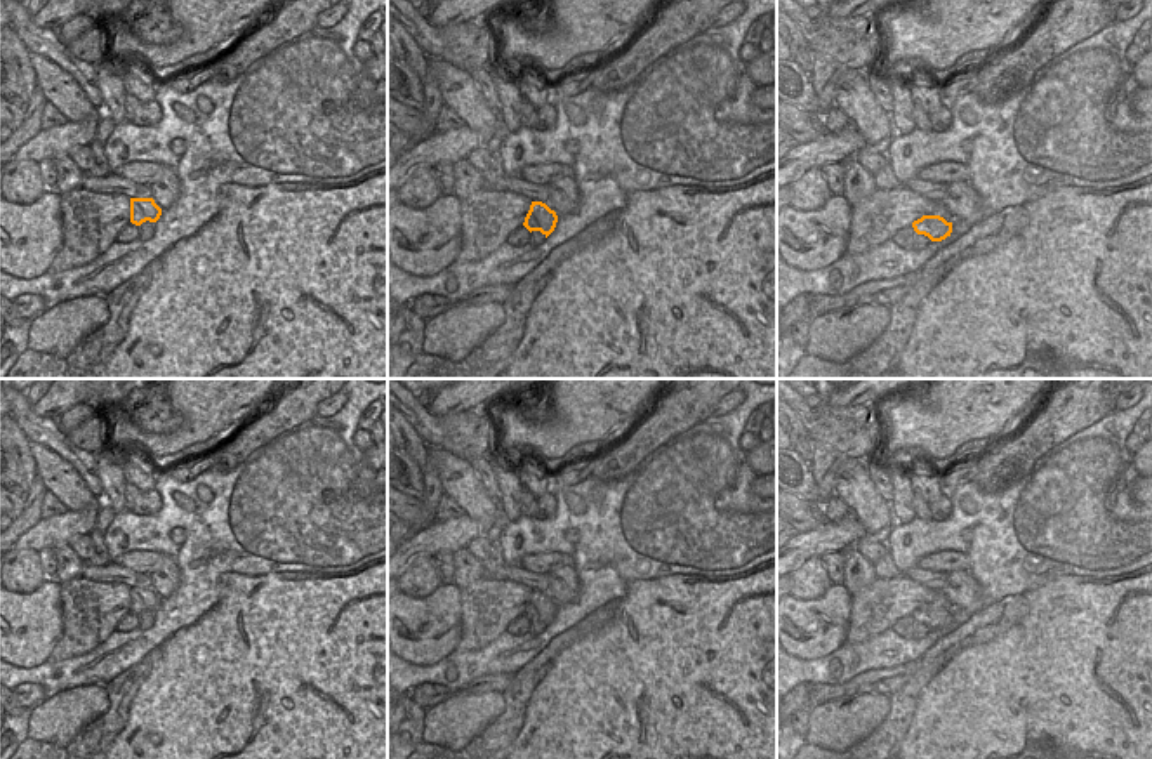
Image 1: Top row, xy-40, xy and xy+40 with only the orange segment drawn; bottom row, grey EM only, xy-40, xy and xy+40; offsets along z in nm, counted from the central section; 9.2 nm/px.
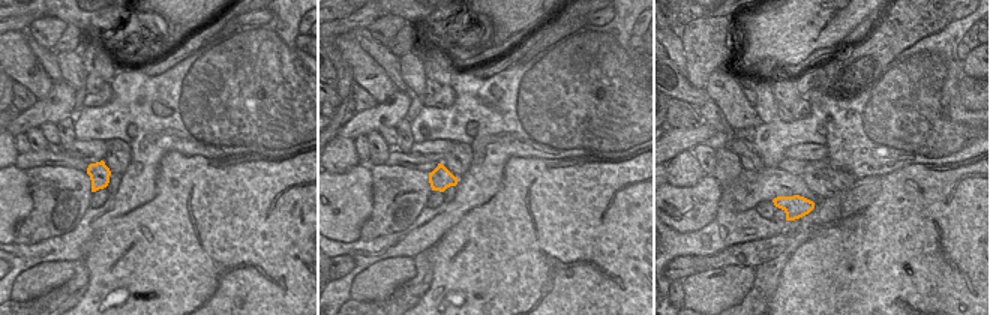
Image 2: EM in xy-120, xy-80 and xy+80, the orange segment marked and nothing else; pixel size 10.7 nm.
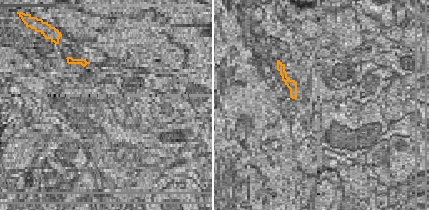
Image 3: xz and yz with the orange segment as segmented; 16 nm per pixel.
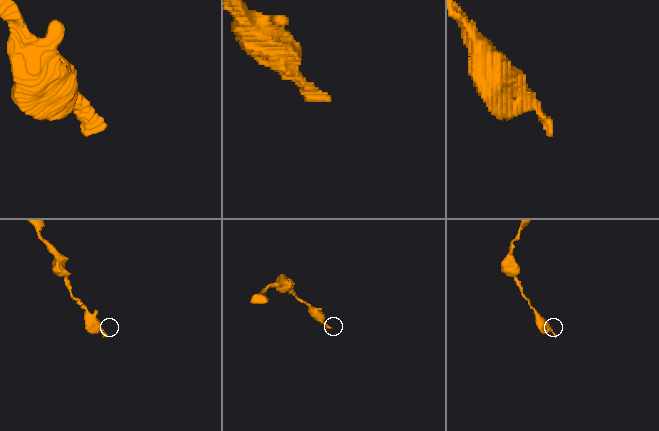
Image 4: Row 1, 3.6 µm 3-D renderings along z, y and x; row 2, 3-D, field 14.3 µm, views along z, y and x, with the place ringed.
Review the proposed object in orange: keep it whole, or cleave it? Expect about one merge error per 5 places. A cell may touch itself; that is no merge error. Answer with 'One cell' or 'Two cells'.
One cell

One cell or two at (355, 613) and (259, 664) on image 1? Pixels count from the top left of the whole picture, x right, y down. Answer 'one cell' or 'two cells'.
one cell

